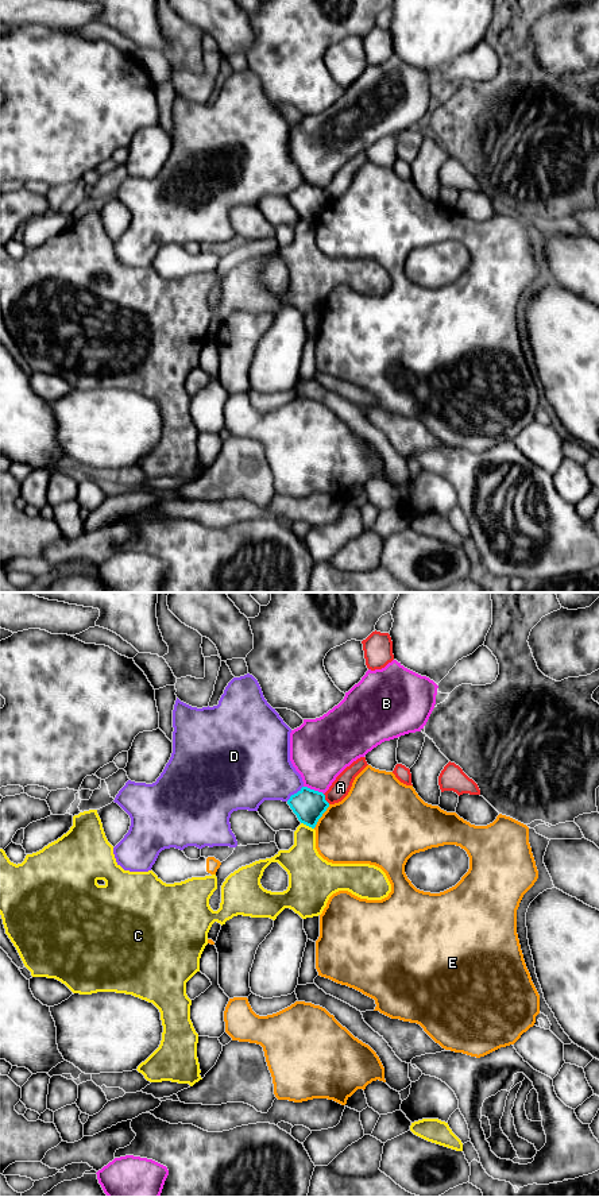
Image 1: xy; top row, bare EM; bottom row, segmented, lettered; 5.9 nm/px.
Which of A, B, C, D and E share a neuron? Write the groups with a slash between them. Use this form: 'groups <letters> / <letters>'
groups A / B / C / D / E

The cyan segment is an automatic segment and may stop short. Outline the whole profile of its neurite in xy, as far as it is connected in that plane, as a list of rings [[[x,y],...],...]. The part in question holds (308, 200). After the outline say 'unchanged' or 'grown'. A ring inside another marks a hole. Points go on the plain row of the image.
[[[302,182],[297,189],[291,190],[287,200],[297,211],[298,216],[312,224],[316,223],[318,215],[329,202],[322,188]]]; unchanged

